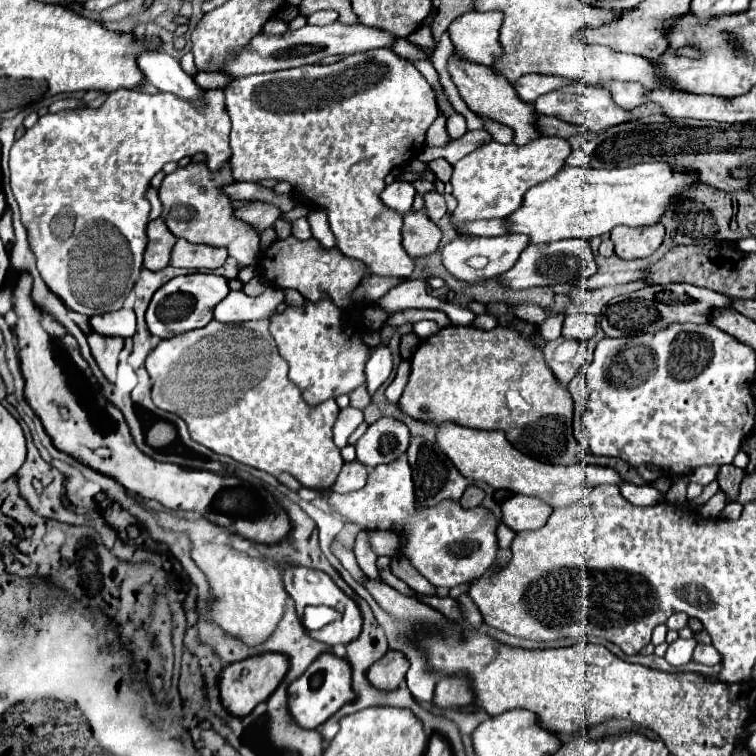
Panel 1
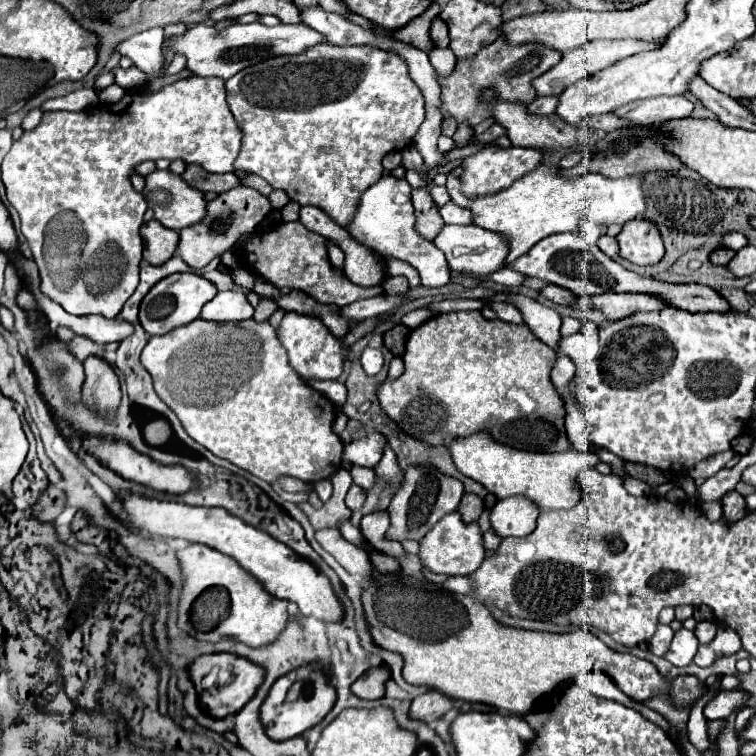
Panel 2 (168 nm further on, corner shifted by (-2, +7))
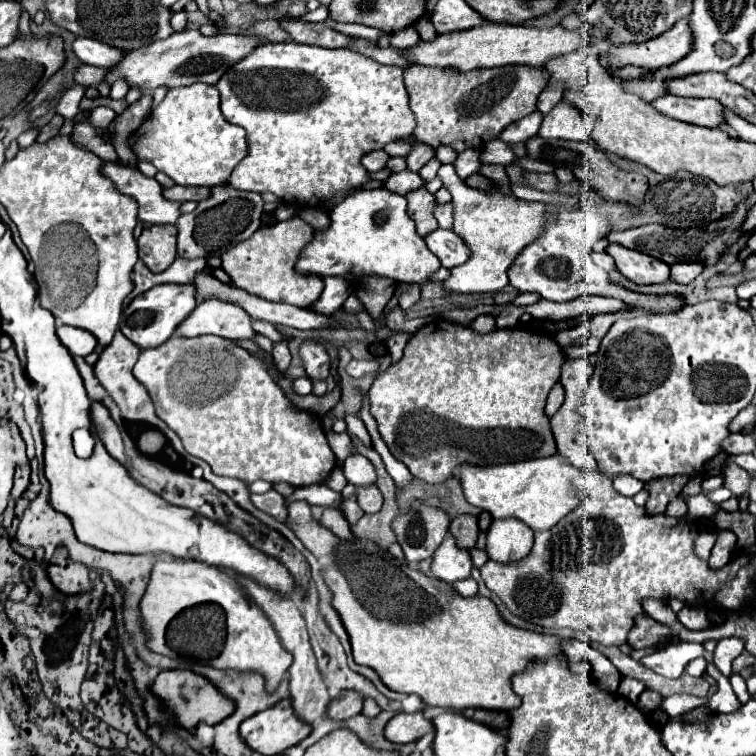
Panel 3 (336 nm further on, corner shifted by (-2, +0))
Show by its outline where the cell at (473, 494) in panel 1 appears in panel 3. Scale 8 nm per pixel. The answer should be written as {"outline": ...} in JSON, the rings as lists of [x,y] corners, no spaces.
{"outline":[[[457,515],[449,525],[449,533],[457,539],[459,547],[473,549],[477,543],[477,535],[479,535],[477,517],[475,515]]]}

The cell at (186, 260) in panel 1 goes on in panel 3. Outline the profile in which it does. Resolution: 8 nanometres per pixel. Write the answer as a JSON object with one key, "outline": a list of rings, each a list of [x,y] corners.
{"outline":[[[229,183],[213,187],[213,193],[209,199],[201,201],[195,211],[181,215],[177,221],[177,255],[183,259],[209,259],[219,257],[227,249],[233,249],[233,245],[249,239],[261,225],[263,215],[263,199],[259,193],[251,191],[237,191]]]}

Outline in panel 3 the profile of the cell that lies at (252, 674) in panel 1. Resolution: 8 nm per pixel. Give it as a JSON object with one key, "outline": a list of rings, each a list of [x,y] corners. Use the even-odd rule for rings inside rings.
{"outline":[[[175,669],[175,671],[159,673],[159,677],[155,679],[151,689],[157,697],[161,697],[165,701],[165,705],[175,713],[175,721],[185,729],[195,729],[199,723],[217,725],[225,717],[233,715],[233,709],[235,709],[233,701],[229,701],[207,677],[193,673],[189,669]],[[195,685],[199,685],[197,691],[193,689]]]}

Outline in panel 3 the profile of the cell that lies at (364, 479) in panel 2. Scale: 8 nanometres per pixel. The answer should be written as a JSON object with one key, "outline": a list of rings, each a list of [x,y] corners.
{"outline":[[[367,485],[365,489],[357,489],[357,503],[365,513],[377,513],[383,505],[383,495],[377,485]]]}

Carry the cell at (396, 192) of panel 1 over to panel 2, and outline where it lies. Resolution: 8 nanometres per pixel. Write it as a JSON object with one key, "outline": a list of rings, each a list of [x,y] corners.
{"outline":[[[383,176],[379,182],[369,186],[365,194],[361,194],[357,210],[347,224],[347,232],[353,240],[359,244],[379,252],[383,258],[397,258],[407,264],[411,264],[419,276],[421,284],[429,288],[445,286],[449,282],[449,266],[445,260],[445,254],[429,240],[421,238],[415,232],[415,214],[411,206],[411,186],[403,178],[393,178],[393,176]]]}

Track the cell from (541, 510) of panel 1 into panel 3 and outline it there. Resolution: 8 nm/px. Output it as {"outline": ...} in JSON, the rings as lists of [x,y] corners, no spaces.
{"outline":[[[493,519],[487,531],[487,553],[493,561],[523,559],[533,549],[533,529],[517,519]]]}

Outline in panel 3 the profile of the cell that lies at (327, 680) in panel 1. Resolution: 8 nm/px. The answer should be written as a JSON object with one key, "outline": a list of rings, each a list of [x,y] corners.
{"outline":[[[283,699],[279,705],[245,719],[239,733],[253,751],[277,755],[287,751],[291,745],[301,743],[311,733],[311,725],[301,723],[301,717],[293,713],[291,701]]]}

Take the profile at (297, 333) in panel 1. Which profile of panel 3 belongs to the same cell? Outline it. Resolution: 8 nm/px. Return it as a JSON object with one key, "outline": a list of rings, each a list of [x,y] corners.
{"outline":[[[305,339],[299,345],[299,357],[311,379],[327,379],[329,377],[329,355],[327,355],[327,349],[323,347],[323,343]]]}

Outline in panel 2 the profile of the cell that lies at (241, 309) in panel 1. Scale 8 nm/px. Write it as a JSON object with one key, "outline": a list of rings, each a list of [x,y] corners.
{"outline":[[[219,292],[201,310],[201,320],[209,322],[241,322],[253,318],[253,306],[243,292]]]}

